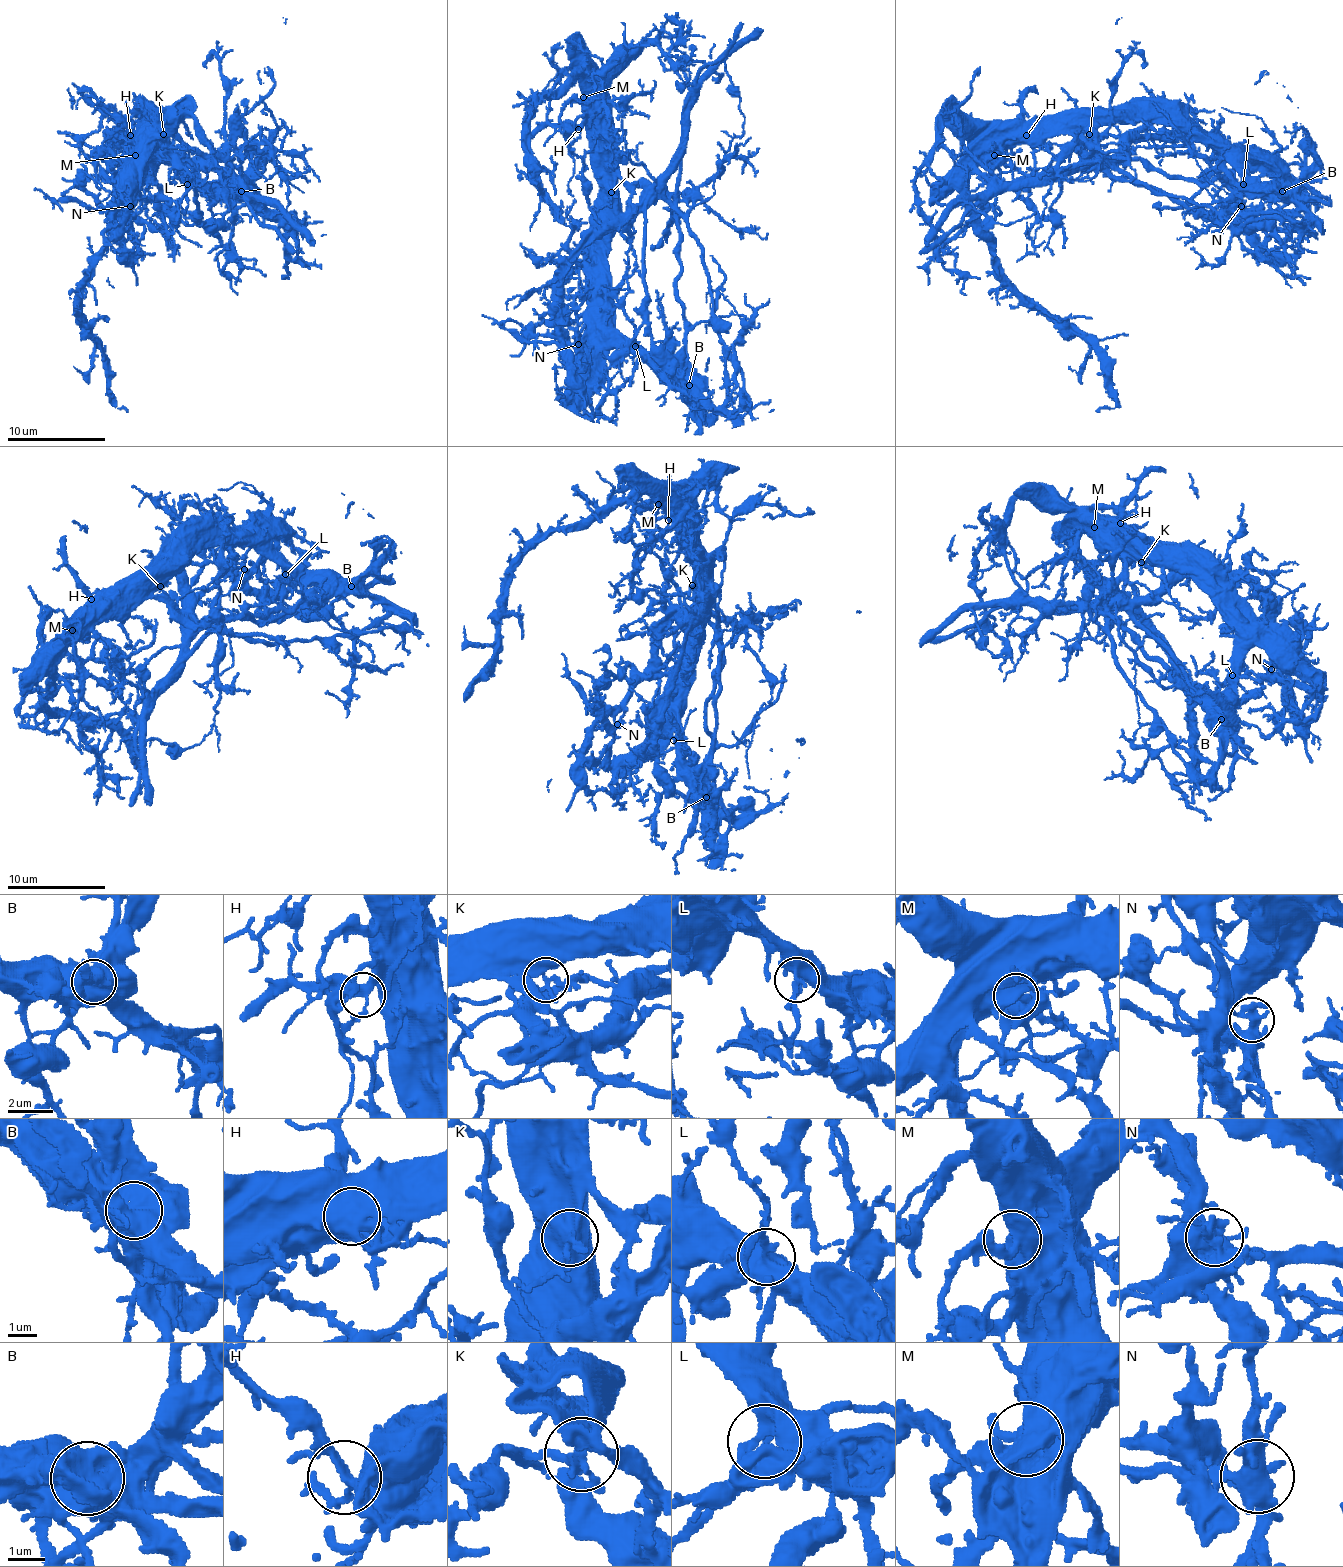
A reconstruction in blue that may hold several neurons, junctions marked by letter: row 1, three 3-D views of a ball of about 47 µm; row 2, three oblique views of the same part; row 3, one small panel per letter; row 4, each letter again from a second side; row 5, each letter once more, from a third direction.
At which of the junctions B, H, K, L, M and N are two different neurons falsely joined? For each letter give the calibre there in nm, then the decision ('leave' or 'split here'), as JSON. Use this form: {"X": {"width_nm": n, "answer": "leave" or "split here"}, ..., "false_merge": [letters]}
{"B": {"width_nm": 750, "answer": "split here"}, "H": {"width_nm": 240, "answer": "leave"}, "K": {"width_nm": 300, "answer": "split here"}, "L": {"width_nm": 360, "answer": "leave"}, "M": {"width_nm": 650, "answer": "leave"}, "N": {"width_nm": 320, "answer": "split here"}, "false_merge": ["B", "K", "N"]}

